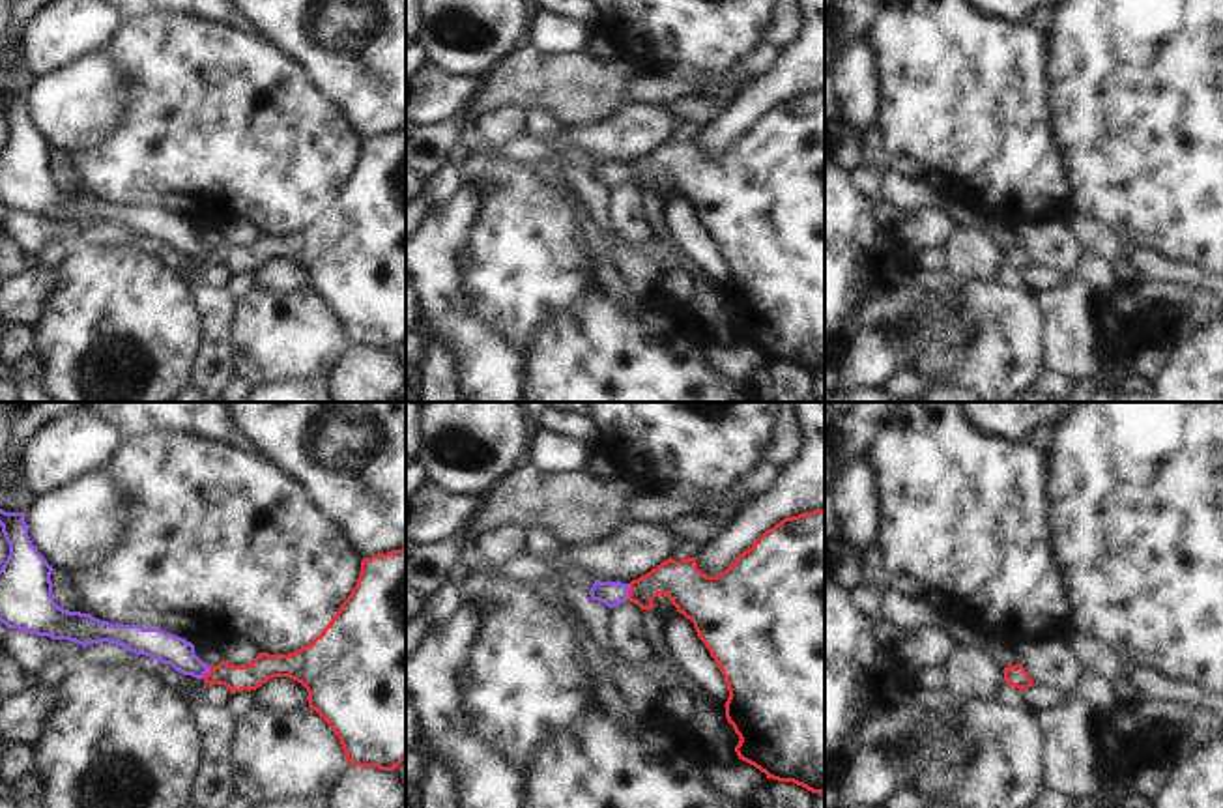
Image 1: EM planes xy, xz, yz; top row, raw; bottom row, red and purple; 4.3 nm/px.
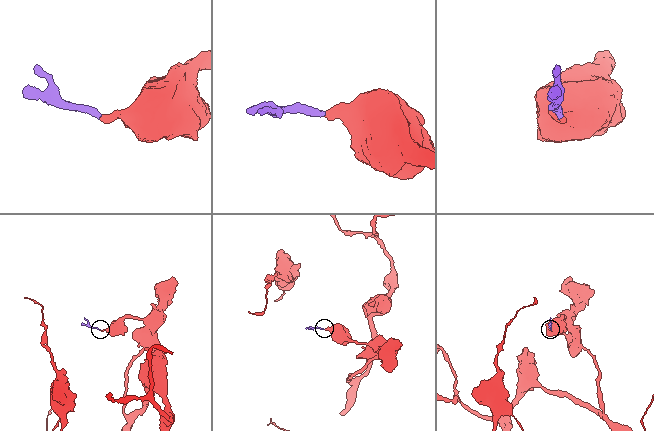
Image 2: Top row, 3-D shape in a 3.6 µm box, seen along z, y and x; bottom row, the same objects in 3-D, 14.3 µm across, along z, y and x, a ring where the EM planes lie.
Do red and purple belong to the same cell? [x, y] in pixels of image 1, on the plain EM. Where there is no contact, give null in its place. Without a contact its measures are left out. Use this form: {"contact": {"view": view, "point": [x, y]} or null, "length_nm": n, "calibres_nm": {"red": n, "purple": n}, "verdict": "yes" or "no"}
{"contact": {"view": "xz", "point": [629, 173]}, "length_nm": 70, "calibres_nm": {"red": 180, "purple": 110}, "verdict": "yes"}

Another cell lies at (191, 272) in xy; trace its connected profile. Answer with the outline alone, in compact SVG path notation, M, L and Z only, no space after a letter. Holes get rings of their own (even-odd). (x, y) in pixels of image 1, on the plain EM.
M185 256L185 264L176 267L174 273L181 277L189 286L194 286L204 279L206 267L208 266L204 264L204 260Z

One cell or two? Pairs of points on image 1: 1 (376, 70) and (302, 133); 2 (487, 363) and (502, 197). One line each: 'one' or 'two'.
1: two
2: two

